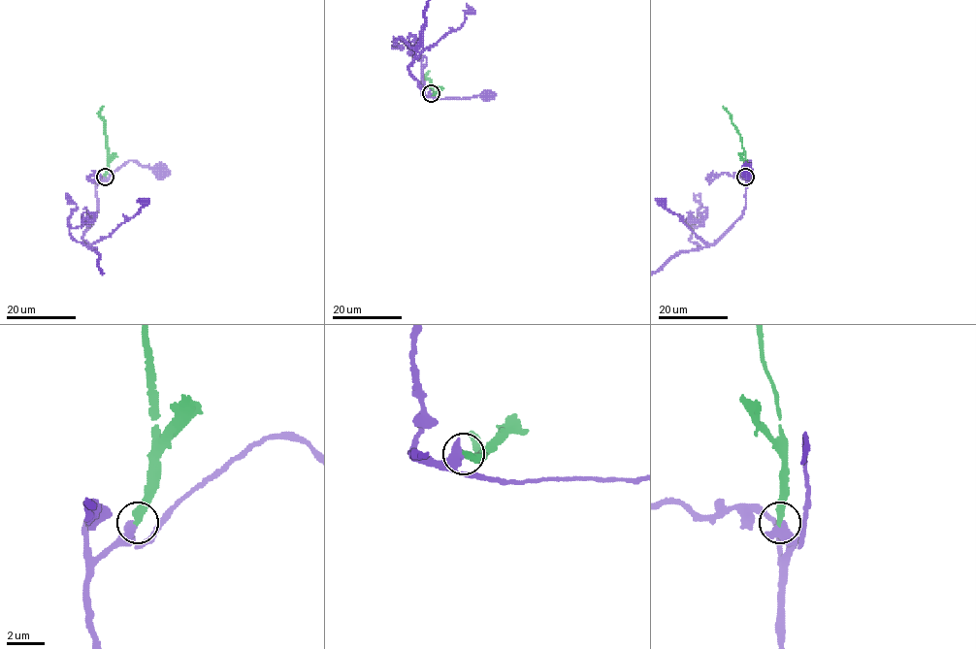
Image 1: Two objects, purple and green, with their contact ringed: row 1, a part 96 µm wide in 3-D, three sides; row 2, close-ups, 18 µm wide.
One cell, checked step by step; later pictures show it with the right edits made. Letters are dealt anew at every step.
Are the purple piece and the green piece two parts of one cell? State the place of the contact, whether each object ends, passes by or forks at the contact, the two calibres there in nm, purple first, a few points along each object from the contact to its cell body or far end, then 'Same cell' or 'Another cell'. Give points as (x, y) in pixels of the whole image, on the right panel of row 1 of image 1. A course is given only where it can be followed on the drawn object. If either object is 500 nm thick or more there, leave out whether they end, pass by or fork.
Place: (745, 177). Thickness 600 nm (purple) against 400 nm. Course of purple: (746, 176), (748, 180), (750, 160), (746, 171). Another cell

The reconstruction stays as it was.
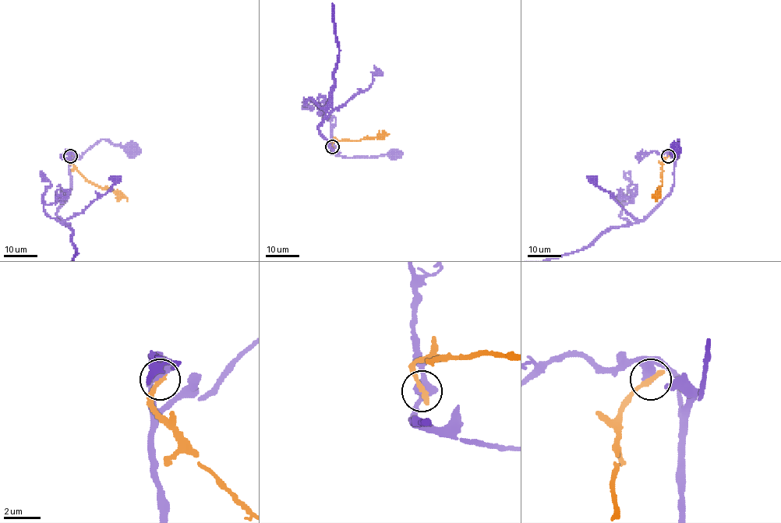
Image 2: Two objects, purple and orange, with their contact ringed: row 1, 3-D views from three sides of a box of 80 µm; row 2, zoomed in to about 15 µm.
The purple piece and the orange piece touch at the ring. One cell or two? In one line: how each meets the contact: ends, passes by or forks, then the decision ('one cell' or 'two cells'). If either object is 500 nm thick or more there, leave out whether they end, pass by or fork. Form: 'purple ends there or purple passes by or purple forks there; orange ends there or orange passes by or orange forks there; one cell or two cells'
two cells

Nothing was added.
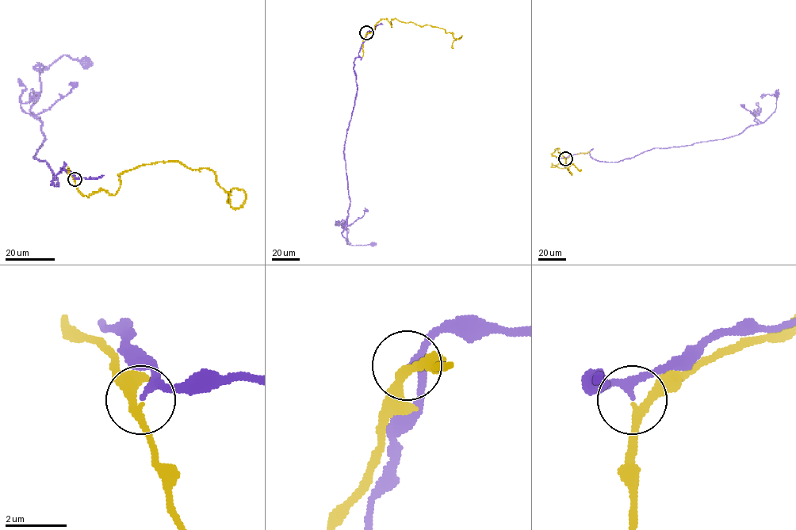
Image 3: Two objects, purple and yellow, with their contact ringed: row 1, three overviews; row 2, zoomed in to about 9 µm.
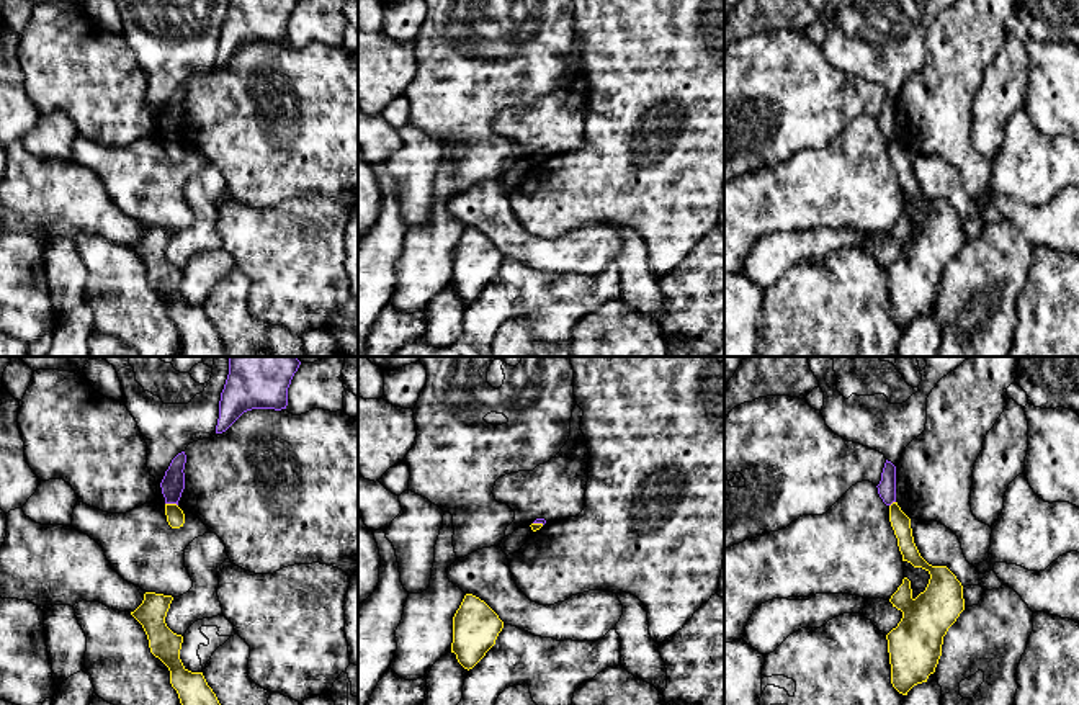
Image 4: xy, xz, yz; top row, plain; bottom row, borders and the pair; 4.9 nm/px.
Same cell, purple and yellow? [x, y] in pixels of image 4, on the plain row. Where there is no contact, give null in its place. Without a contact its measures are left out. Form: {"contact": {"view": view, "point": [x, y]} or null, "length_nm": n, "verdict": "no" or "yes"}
{"contact": {"view": "xy", "point": [172, 136]}, "length_nm": 70, "verdict": "no"}

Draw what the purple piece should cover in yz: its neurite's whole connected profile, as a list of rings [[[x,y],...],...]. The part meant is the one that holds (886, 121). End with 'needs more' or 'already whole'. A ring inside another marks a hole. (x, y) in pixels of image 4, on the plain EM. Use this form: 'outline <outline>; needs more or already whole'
outline [[[888,93],[881,106],[881,115],[876,121],[878,121],[880,131],[886,139],[891,139],[893,136],[896,136],[896,100]]]; already whole

